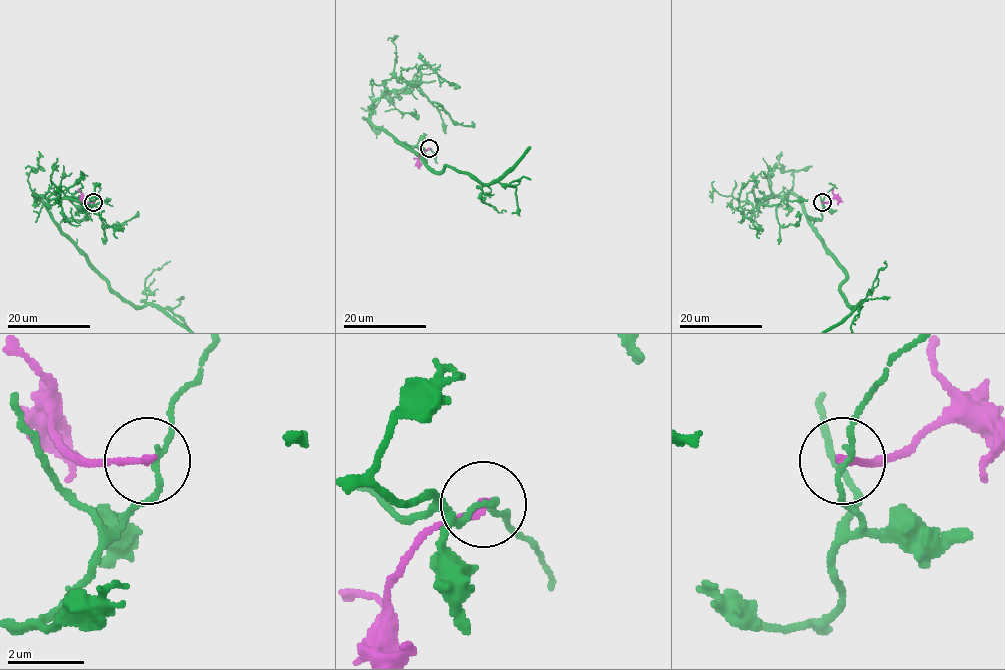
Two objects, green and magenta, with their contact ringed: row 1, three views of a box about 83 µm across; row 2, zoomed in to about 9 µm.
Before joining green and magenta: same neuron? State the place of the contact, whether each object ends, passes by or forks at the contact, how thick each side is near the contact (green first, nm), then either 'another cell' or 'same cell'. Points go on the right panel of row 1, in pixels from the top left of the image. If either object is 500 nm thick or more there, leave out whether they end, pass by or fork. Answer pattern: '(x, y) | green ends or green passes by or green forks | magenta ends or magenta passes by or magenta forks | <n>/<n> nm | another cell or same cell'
(822, 202) | green passes by | magenta ends | 120/200 nm | another cell

